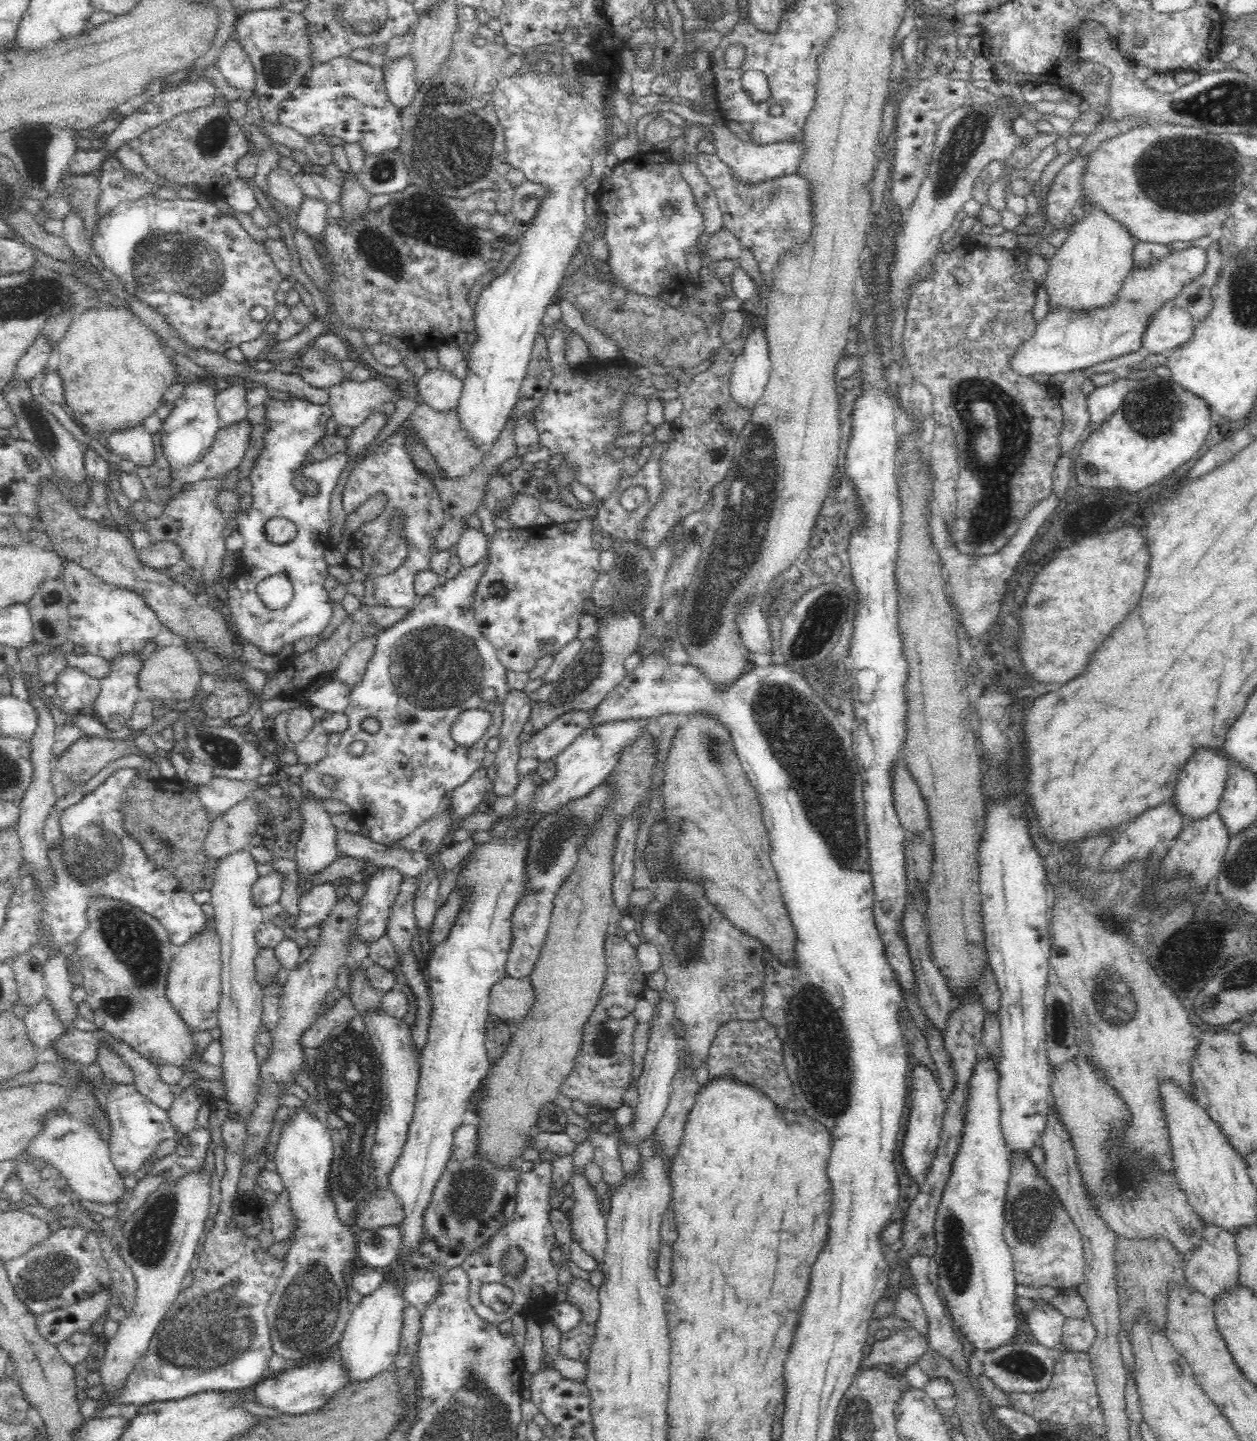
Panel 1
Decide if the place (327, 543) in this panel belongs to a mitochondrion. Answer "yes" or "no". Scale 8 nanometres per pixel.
no

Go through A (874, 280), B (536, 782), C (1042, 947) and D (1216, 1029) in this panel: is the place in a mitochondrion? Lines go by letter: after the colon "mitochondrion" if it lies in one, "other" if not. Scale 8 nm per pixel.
A: other
B: other
C: other
D: other

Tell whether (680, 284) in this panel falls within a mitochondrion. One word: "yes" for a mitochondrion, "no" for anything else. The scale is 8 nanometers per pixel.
no

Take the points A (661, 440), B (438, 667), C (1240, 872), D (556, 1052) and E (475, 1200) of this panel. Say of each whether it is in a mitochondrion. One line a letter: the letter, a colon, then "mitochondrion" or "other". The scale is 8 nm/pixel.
A: other
B: mitochondrion
C: mitochondrion
D: other
E: mitochondrion

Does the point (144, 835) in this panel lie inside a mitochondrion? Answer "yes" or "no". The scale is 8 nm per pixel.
yes

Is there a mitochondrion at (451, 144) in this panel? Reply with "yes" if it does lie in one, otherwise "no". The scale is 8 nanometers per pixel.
yes

